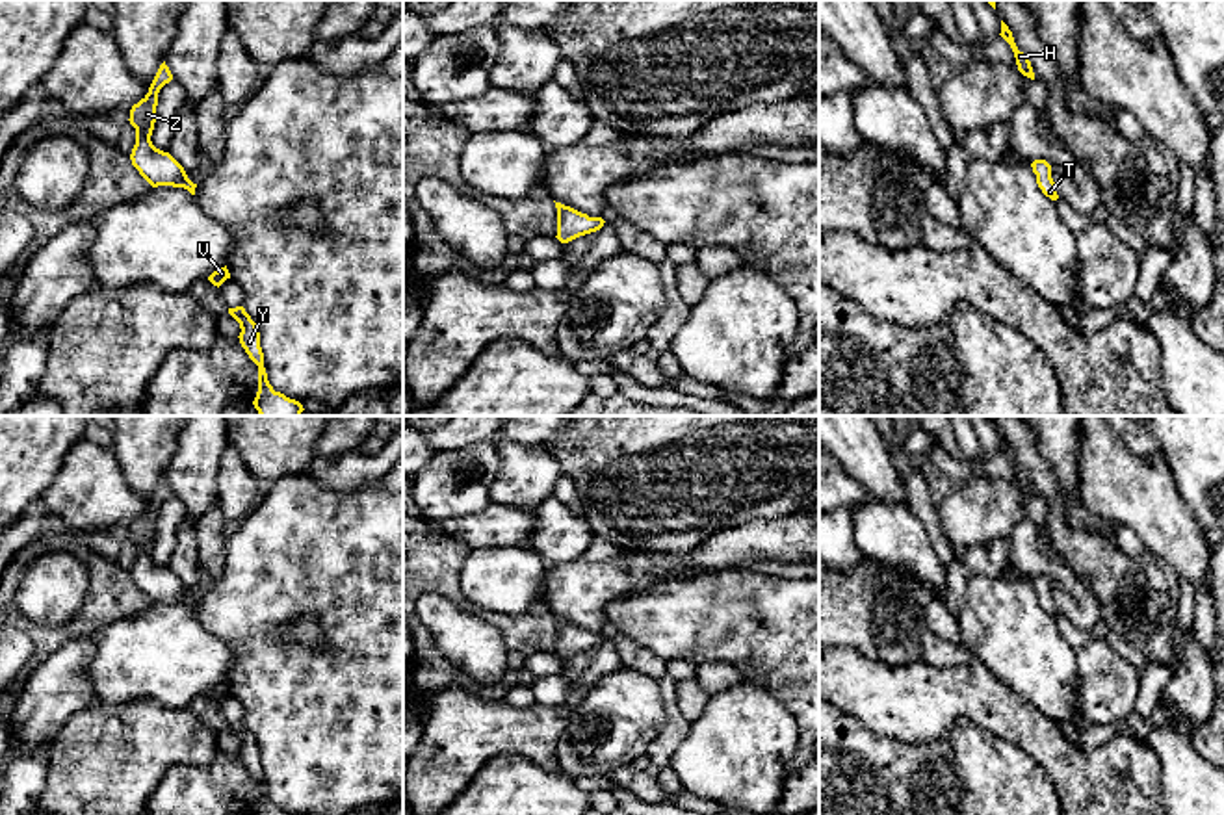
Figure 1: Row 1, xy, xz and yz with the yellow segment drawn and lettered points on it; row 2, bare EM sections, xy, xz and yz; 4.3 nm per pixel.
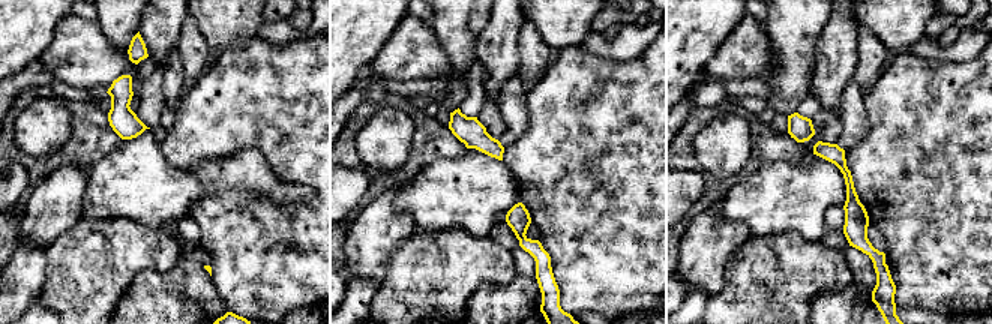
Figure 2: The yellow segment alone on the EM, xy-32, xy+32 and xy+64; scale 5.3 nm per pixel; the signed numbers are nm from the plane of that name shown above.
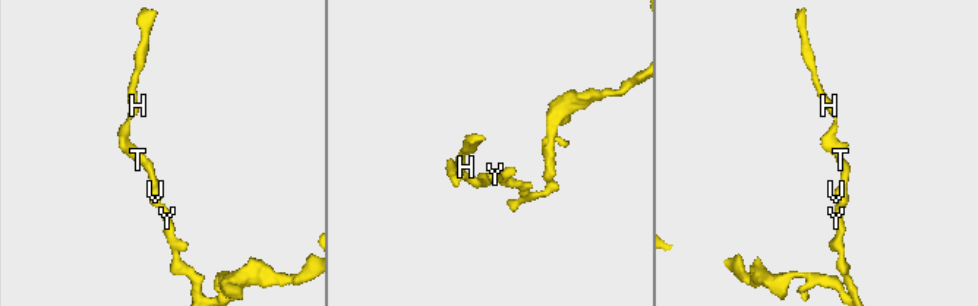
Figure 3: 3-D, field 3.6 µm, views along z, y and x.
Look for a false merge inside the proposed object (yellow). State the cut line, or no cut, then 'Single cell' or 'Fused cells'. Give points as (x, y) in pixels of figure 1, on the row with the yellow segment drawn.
No split. Single cell

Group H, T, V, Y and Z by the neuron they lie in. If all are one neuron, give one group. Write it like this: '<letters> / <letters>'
H T V Y Z

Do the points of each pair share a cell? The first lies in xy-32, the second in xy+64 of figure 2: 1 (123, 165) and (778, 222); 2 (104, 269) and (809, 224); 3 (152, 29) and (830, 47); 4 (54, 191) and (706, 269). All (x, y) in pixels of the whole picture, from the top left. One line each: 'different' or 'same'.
1: same
2: different
3: same
4: same

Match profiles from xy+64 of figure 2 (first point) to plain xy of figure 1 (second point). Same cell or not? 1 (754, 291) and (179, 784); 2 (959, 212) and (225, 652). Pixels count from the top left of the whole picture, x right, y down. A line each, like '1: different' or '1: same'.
1: different
2: different

